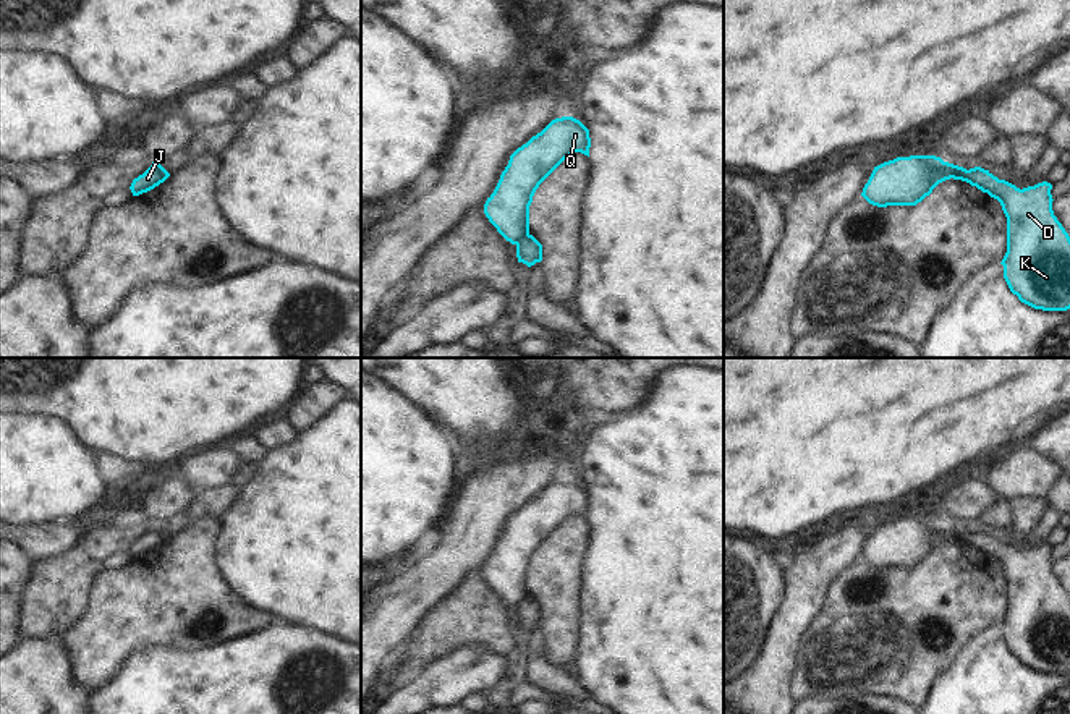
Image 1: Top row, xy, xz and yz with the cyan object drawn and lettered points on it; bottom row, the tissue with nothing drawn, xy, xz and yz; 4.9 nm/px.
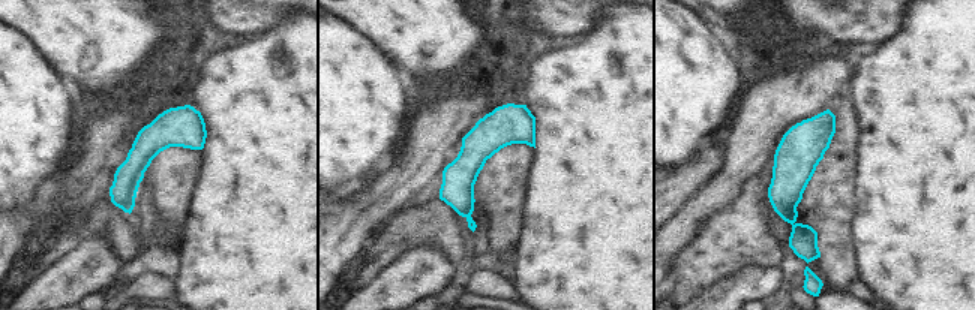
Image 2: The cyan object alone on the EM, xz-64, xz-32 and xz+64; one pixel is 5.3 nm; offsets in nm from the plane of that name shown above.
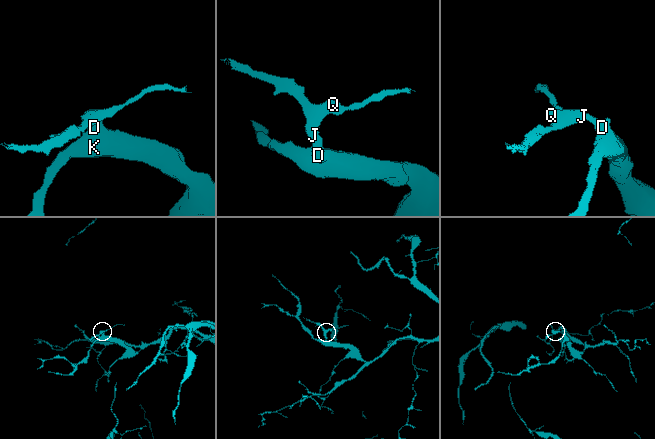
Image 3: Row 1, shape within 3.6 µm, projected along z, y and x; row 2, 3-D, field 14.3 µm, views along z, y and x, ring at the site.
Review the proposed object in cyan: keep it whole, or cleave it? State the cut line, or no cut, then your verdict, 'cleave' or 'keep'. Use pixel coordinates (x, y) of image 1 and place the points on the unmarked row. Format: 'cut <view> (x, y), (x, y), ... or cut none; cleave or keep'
cut xz (528, 596), (515, 606); cleave

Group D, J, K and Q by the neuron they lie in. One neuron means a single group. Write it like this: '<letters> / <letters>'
D K / J Q

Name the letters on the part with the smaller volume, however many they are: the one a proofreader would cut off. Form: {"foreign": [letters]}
{"foreign": ["J", "Q"]}

